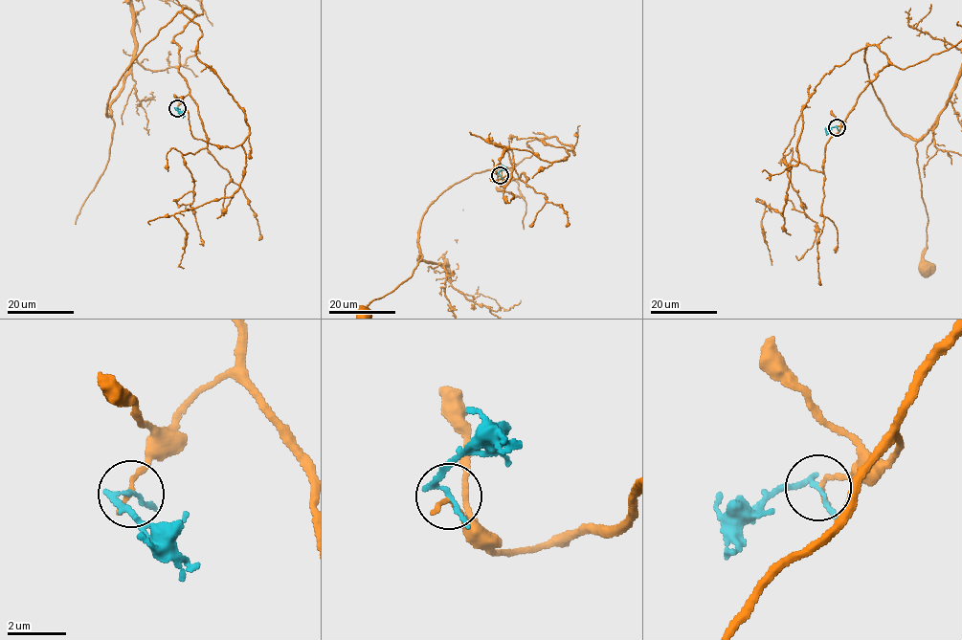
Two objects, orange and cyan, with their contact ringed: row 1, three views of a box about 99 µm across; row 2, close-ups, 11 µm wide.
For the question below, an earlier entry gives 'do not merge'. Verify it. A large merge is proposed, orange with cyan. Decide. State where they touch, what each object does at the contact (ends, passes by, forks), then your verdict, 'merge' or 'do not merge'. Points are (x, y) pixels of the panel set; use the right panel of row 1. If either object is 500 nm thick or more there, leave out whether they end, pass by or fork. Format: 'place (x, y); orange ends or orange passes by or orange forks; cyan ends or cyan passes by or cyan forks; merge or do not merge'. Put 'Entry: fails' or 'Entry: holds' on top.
Entry: holds
place (837, 127); orange ends; cyan passes by; do not merge

